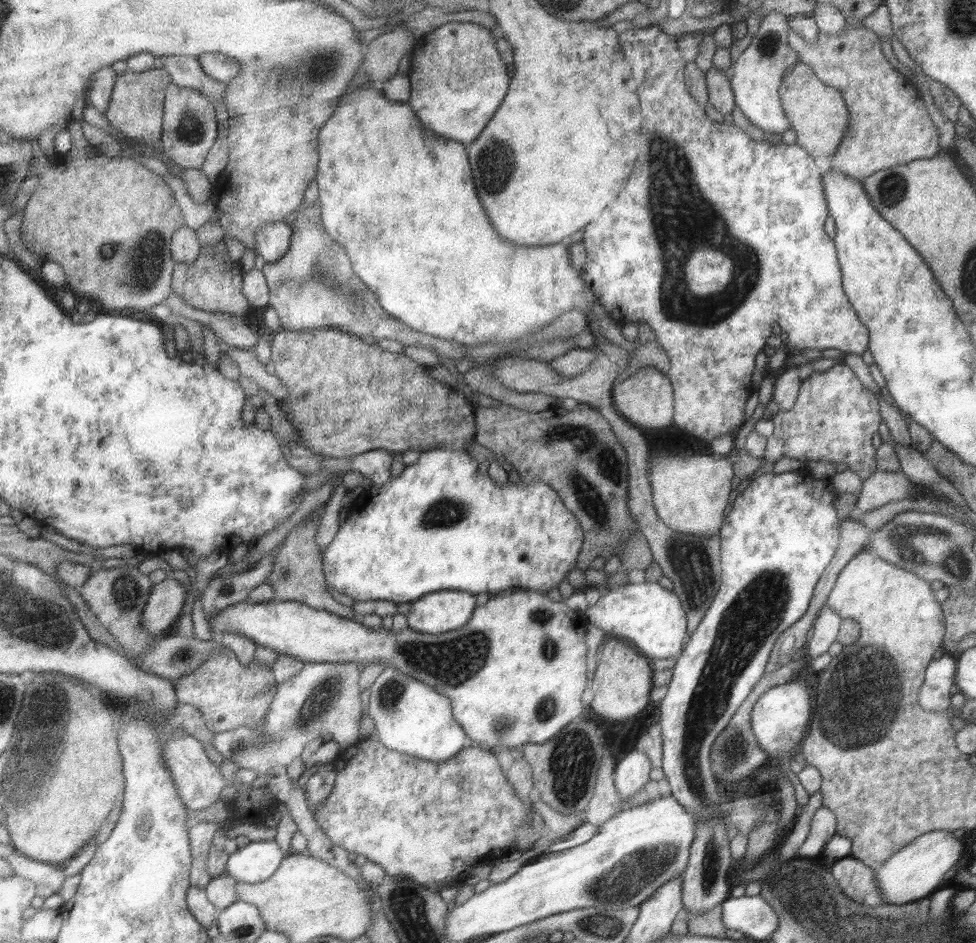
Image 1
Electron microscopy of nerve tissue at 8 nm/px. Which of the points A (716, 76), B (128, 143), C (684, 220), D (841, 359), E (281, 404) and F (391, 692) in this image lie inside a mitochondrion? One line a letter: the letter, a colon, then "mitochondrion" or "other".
A: other
B: other
C: mitochondrion
D: other
E: other
F: mitochondrion

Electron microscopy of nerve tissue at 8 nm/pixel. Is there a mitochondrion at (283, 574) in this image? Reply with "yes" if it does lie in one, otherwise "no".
yes

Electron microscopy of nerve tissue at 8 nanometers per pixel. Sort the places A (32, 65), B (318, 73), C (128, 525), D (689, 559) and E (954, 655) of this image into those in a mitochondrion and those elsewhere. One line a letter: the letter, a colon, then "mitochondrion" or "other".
A: other
B: mitochondrion
C: other
D: mitochondrion
E: other

